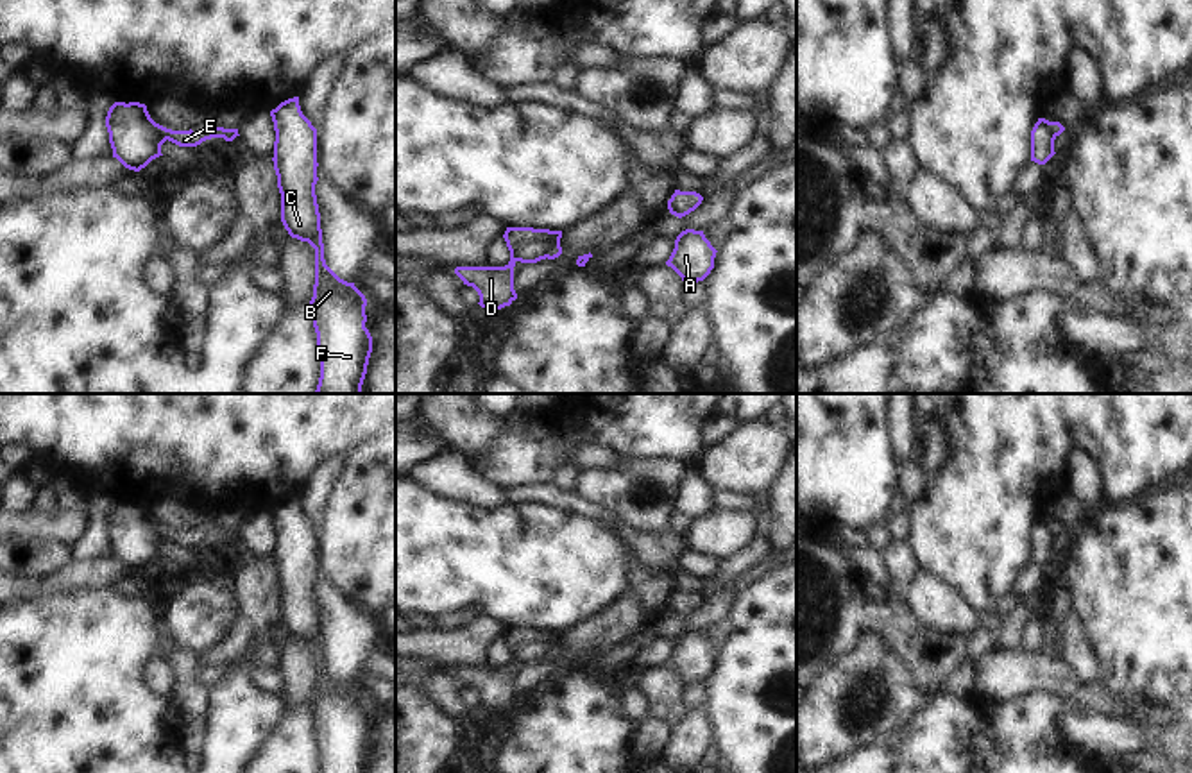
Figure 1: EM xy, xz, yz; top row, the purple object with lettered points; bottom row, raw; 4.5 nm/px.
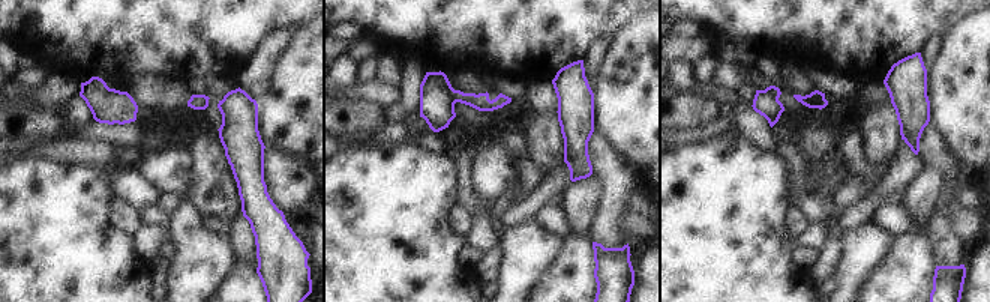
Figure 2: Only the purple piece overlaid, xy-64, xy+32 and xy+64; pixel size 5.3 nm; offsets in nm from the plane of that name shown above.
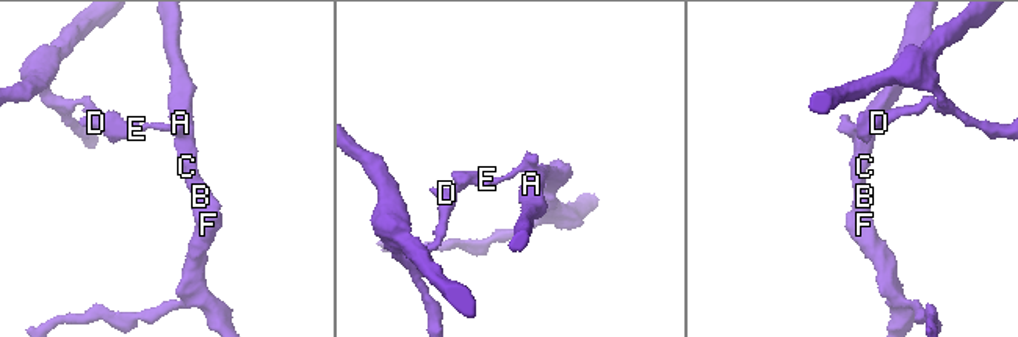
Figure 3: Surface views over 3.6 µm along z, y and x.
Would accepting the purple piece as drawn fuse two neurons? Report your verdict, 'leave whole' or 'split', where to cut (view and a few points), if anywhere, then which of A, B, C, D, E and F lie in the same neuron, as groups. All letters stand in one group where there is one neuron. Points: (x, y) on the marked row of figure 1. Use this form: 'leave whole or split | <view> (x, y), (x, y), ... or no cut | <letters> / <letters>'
split | xy (154, 124), (165, 140) | A B C E F / D

